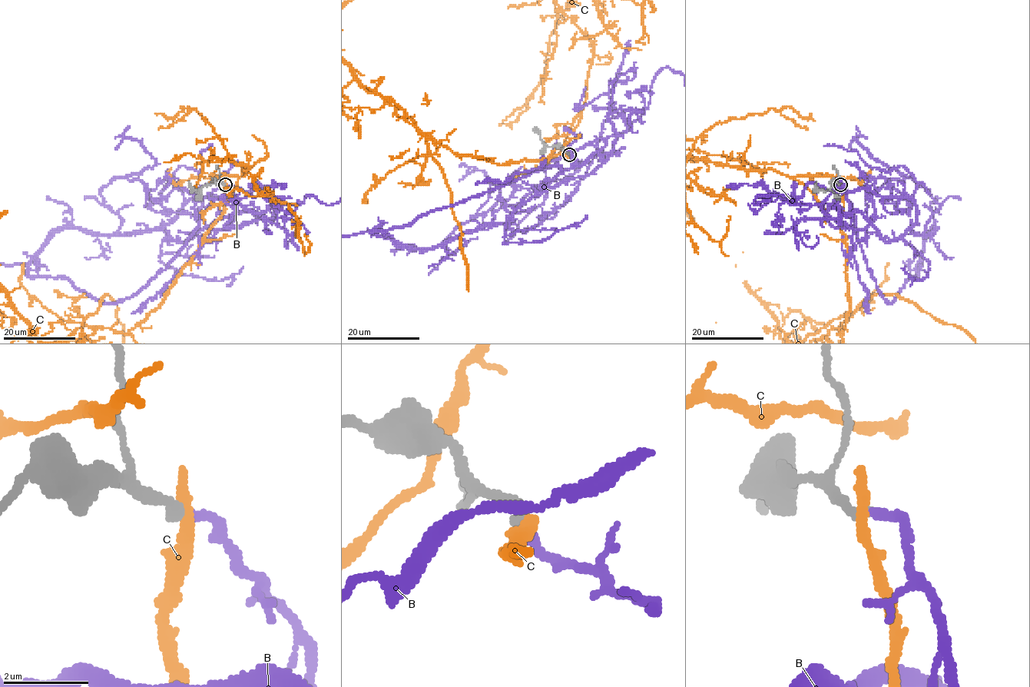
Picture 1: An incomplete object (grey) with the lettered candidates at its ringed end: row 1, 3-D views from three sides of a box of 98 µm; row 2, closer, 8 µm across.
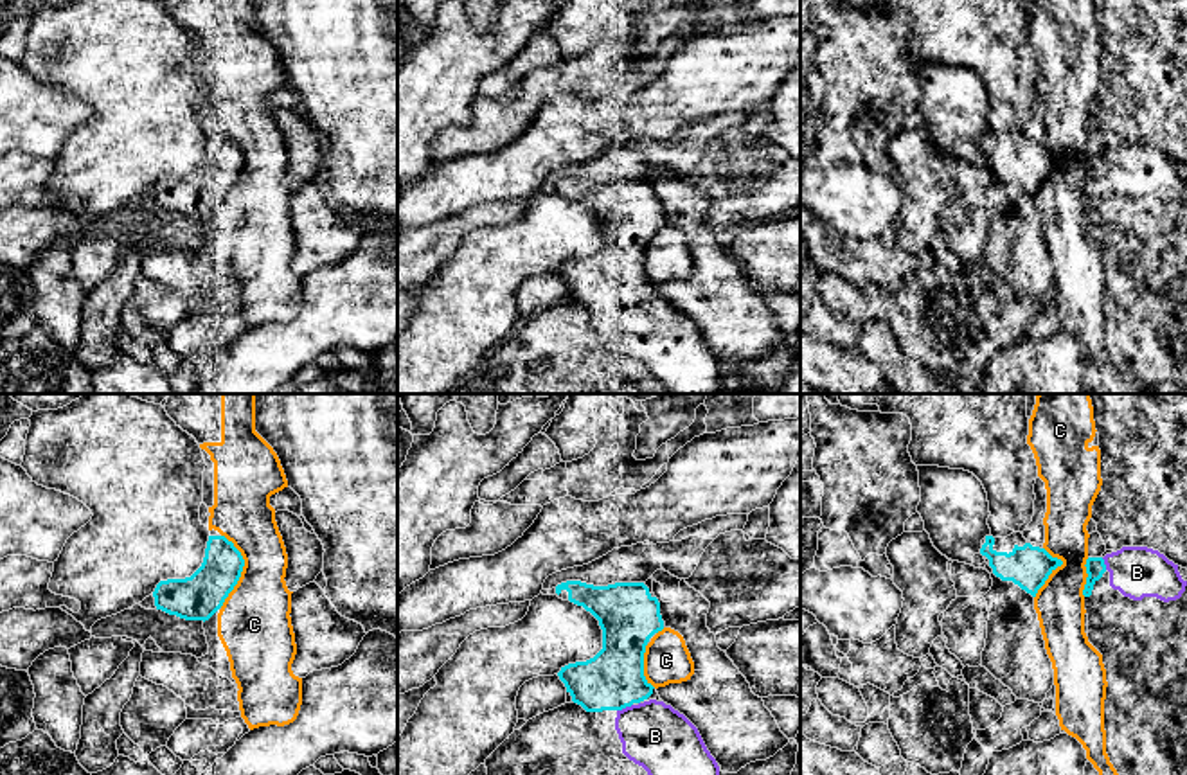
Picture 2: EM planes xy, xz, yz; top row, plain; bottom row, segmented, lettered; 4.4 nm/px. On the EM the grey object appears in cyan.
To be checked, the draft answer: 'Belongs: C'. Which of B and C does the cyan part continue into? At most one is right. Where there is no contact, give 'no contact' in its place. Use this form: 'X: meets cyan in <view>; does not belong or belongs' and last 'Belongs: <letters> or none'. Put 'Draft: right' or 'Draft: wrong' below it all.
B: meets cyan in xz; belongs
C: meets cyan in xy; does not belong
Belongs: B
Draft: wrong

